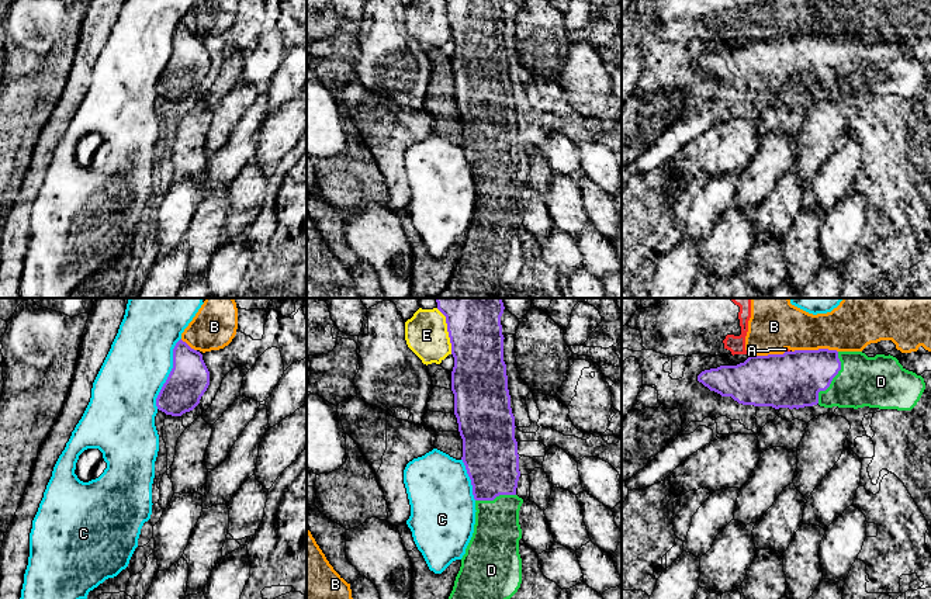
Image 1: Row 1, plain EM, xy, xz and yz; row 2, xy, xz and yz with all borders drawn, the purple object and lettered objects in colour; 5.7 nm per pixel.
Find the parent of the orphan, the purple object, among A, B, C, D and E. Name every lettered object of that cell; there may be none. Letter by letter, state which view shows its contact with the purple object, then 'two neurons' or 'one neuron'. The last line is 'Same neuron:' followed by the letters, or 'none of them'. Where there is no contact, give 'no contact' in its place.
A: meets purple in yz; two neurons
B: meets purple in yz; two neurons
C: meets purple in xy; two neurons
D: meets purple in yz; one neuron
E: meets purple in xz; two neurons
Same neuron: D

